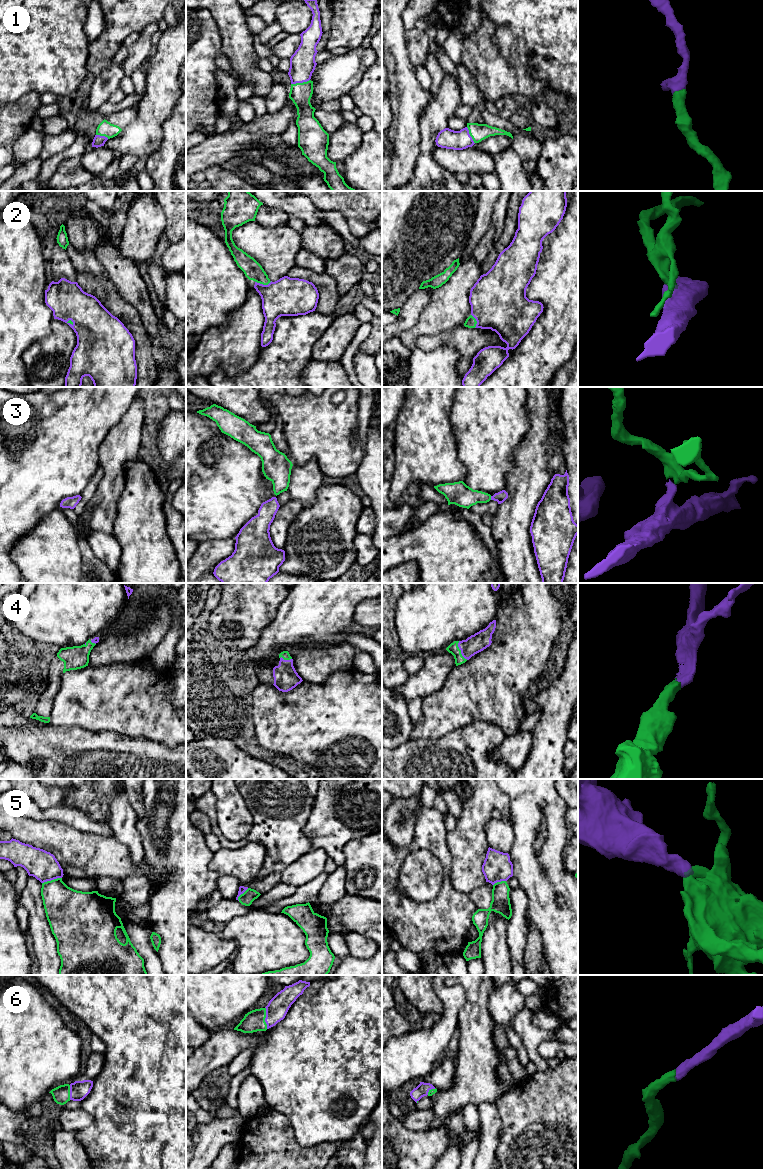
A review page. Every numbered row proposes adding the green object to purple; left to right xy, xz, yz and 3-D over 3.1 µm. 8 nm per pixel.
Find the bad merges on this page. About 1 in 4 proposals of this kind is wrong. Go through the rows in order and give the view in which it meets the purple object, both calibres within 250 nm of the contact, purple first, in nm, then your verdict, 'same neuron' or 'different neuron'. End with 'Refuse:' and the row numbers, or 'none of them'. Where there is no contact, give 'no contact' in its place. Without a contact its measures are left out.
1: contact in xz; calibres 200 and 180 nm; same neuron
2: contact in xz; calibres 300 and 150 nm; same neuron
3: contact in yz; calibres 90 and 180 nm; same neuron
4: contact in yz; calibres 150 and 90 nm; same neuron
5: contact in xy; calibres 240 and 320 nm; different neuron
6: contact in xz; calibres 170 and 170 nm; same neuron
Refuse: 5

